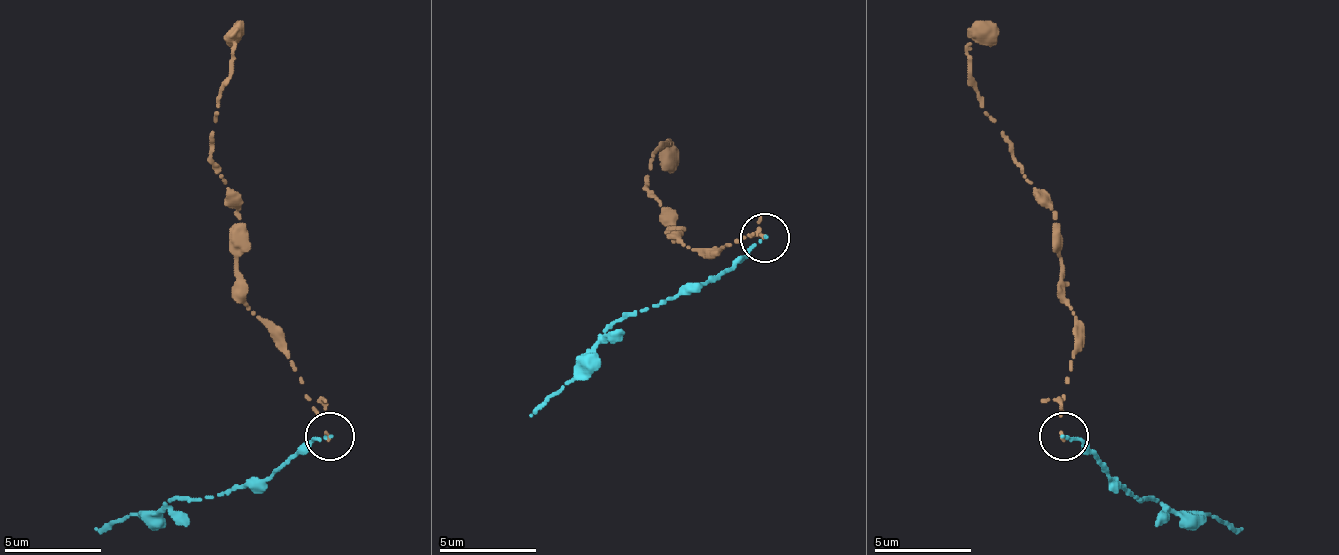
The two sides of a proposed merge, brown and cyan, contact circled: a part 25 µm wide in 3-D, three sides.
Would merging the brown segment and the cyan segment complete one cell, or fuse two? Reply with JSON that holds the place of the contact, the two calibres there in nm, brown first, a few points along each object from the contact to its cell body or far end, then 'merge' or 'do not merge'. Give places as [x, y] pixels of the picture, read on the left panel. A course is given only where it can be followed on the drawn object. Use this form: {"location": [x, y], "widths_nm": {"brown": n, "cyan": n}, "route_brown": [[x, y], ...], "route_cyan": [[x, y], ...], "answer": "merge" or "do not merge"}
{"location": [330, 436], "widths_nm": {"brown": 150, "cyan": 140}, "route_brown": [[329, 435], [304, 396], [285, 342], [246, 303], [236, 269], [241, 206], [212, 157], [236, 30]], "route_cyan": [[329, 435], [265, 479], [187, 498], [95, 527]], "answer": "do not merge"}

